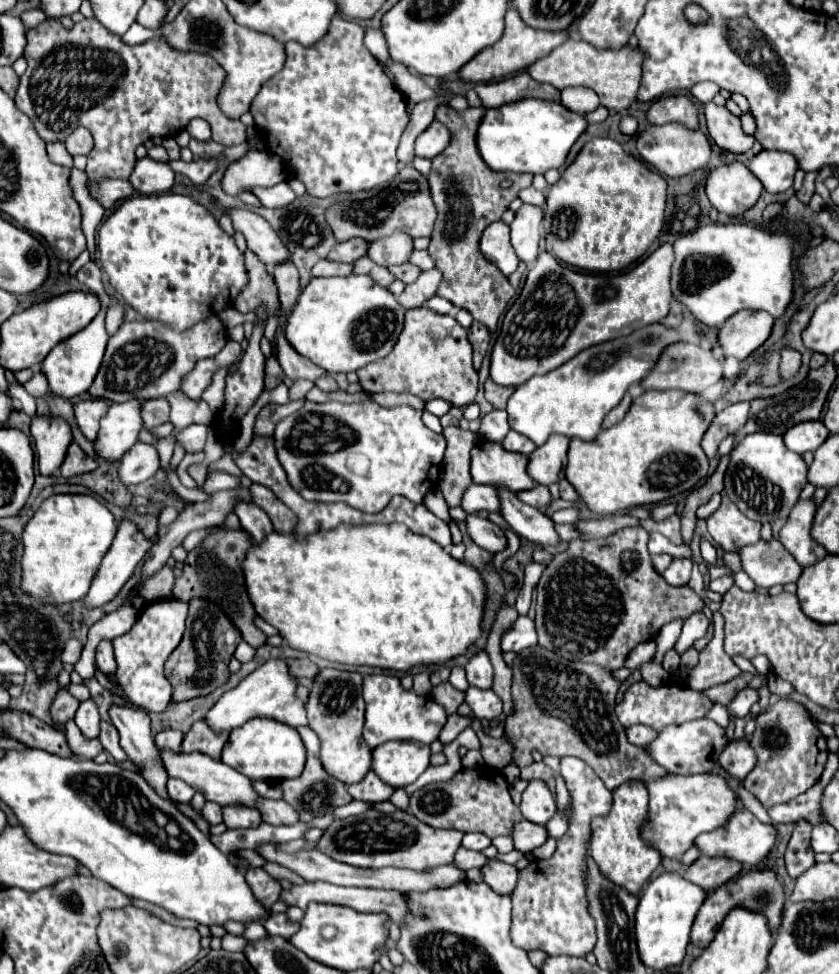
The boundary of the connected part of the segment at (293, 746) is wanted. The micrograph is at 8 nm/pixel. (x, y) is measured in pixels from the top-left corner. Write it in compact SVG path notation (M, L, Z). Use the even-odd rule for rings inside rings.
M263 717L257 721L249 721L249 725L241 725L241 727L233 729L233 733L229 735L229 739L223 747L221 761L225 765L229 765L231 769L237 769L239 773L247 775L253 781L293 779L297 775L301 775L301 771L303 771L305 747L303 747L303 741L301 741L297 729L293 729L289 725L281 725L279 721L269 721Z

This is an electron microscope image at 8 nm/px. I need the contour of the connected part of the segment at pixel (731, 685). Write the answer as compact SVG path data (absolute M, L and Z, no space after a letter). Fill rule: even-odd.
M743 673L739 679L729 681L729 683L723 683L723 685L709 687L709 689L705 689L703 693L705 693L713 703L721 703L721 705L725 705L725 703L729 703L729 701L733 699L733 693L737 693L739 689L743 689L743 687L747 685L749 679L751 679L751 675L749 675L749 673Z

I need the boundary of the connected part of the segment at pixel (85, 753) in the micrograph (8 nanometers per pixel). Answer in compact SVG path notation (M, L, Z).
M73 719L64 725L64 729L68 745L75 755L84 759L94 759L104 750L98 738L83 737Z

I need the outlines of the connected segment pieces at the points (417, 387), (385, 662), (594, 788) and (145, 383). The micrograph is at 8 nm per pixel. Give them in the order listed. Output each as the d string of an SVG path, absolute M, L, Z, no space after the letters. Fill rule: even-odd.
M425 307L409 309L405 315L405 329L389 357L357 371L363 389L367 393L413 393L423 401L445 399L453 407L473 403L477 395L477 371L473 369L467 331L453 317L433 313Z
M373 523L373 525L339 525L337 529L325 531L325 533L269 533L261 543L253 545L243 561L243 573L245 573L245 587L249 593L249 599L253 601L253 607L257 609L257 615L271 623L279 635L285 639L285 643L297 651L305 651L329 661L337 663L349 663L349 665L369 665L369 667L381 667L381 669L397 669L407 671L415 665L443 665L449 659L455 659L457 655L463 655L471 643L481 635L481 619L483 619L483 603L485 603L485 583L479 575L479 571L467 563L461 563L453 559L449 553L443 551L435 541L411 533L401 523Z
M563 757L559 775L565 779L567 791L571 795L571 821L567 833L557 841L553 857L541 861L531 859L531 863L519 871L517 889L511 895L513 901L513 943L525 951L541 949L547 955L575 955L585 957L593 951L597 941L593 917L589 913L589 903L585 897L585 857L591 841L591 821L593 817L605 817L613 805L611 791L599 781L599 777L577 757Z
M209 317L209 321L201 321L201 325L193 325L193 329L185 329L177 333L175 329L169 329L169 325L157 325L155 321L125 321L119 331L109 339L101 369L89 387L91 397L107 399L113 403L123 403L131 399L157 399L167 397L173 391L179 391L183 375L187 375L193 365L199 359L205 359L209 355L217 355L227 343L227 329L217 317Z

